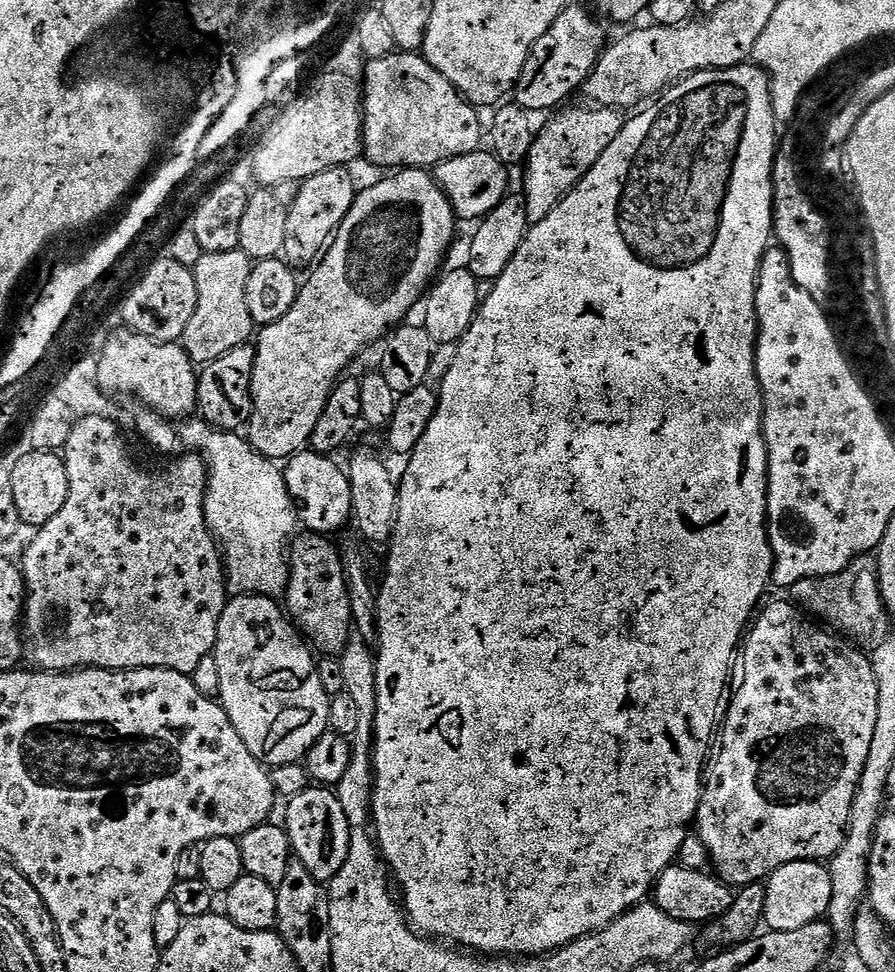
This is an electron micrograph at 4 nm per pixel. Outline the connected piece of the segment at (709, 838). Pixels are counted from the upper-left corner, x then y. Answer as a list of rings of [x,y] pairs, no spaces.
[[[776,600],[773,604],[765,603],[743,637],[744,673],[740,676],[736,697],[732,701],[731,699],[727,701],[726,711],[722,716],[722,727],[718,732],[718,747],[702,777],[700,805],[696,808],[694,832],[705,844],[715,875],[731,886],[747,886],[767,881],[774,870],[790,862],[799,860],[828,862],[839,848],[841,851],[845,847],[854,794],[866,764],[866,754],[870,754],[870,742],[874,738],[874,726],[878,722],[878,686],[871,659],[855,644],[833,634],[827,627],[809,618],[795,603],[788,600],[787,602]]]

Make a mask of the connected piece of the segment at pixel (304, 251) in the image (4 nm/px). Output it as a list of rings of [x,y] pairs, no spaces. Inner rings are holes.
[[[343,167],[331,168],[322,174],[314,174],[310,179],[299,185],[292,205],[287,205],[286,226],[284,227],[284,247],[282,256],[293,269],[307,269],[315,265],[327,252],[340,224],[346,218],[350,206],[356,201],[358,184]]]

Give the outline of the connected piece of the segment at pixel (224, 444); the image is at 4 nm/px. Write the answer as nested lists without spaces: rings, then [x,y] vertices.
[[[188,418],[181,424],[179,443],[203,456],[208,465],[204,517],[222,553],[227,591],[238,596],[279,597],[282,582],[288,578],[286,549],[298,532],[283,471],[255,452],[239,431],[216,428],[202,418]]]

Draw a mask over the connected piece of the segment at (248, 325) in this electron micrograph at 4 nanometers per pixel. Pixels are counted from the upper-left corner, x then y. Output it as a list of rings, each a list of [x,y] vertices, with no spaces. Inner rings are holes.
[[[239,250],[205,252],[198,258],[194,269],[198,306],[194,310],[194,318],[190,318],[186,326],[182,341],[182,347],[193,364],[203,366],[214,362],[222,358],[222,354],[230,354],[234,346],[242,346],[253,339],[254,325],[245,296],[246,282],[252,273],[253,263],[246,253]]]

